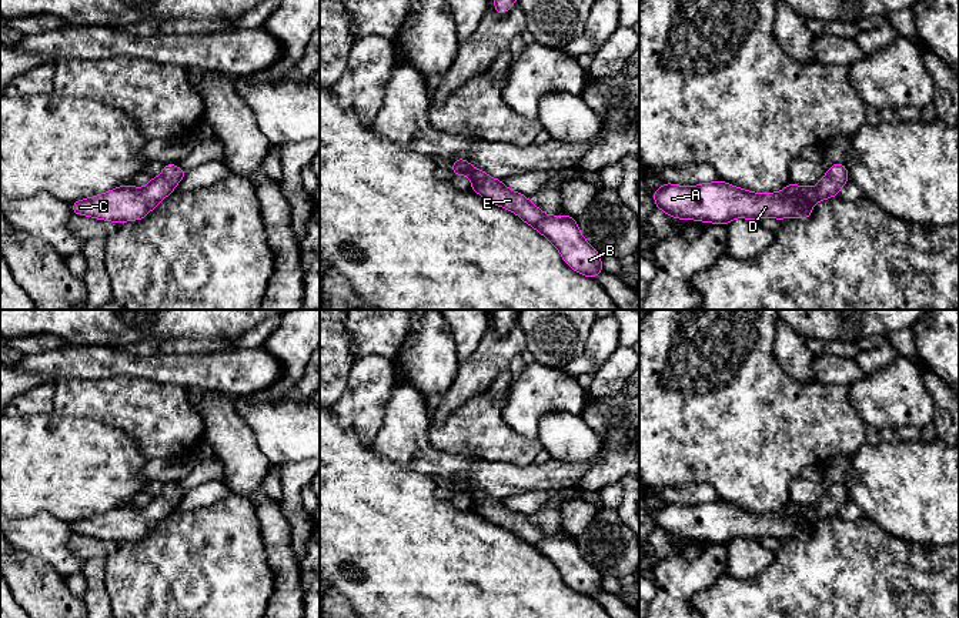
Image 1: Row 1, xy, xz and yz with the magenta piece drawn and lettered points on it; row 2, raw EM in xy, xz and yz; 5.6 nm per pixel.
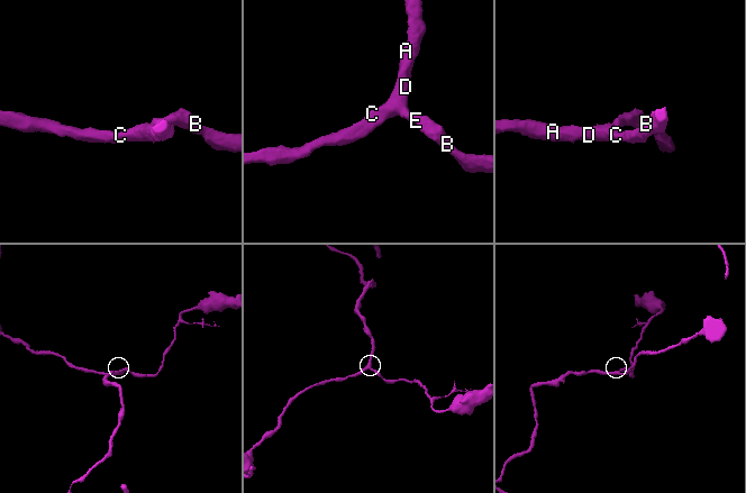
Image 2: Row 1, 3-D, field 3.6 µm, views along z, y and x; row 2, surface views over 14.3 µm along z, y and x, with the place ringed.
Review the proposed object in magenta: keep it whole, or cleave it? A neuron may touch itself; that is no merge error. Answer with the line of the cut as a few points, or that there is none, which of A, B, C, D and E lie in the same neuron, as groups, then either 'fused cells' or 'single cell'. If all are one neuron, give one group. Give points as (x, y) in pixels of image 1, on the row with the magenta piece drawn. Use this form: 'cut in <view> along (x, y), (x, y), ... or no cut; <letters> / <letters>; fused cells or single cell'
no cut; A B C D E; single cell

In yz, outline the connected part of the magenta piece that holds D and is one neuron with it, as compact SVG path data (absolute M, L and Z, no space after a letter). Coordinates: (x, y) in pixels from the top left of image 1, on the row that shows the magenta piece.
M835 163L816 187L799 187L789 183L782 191L758 194L721 180L694 187L665 183L654 191L654 201L656 208L664 210L669 217L724 226L736 217L806 220L811 217L815 203L836 197L848 181L845 164Z

